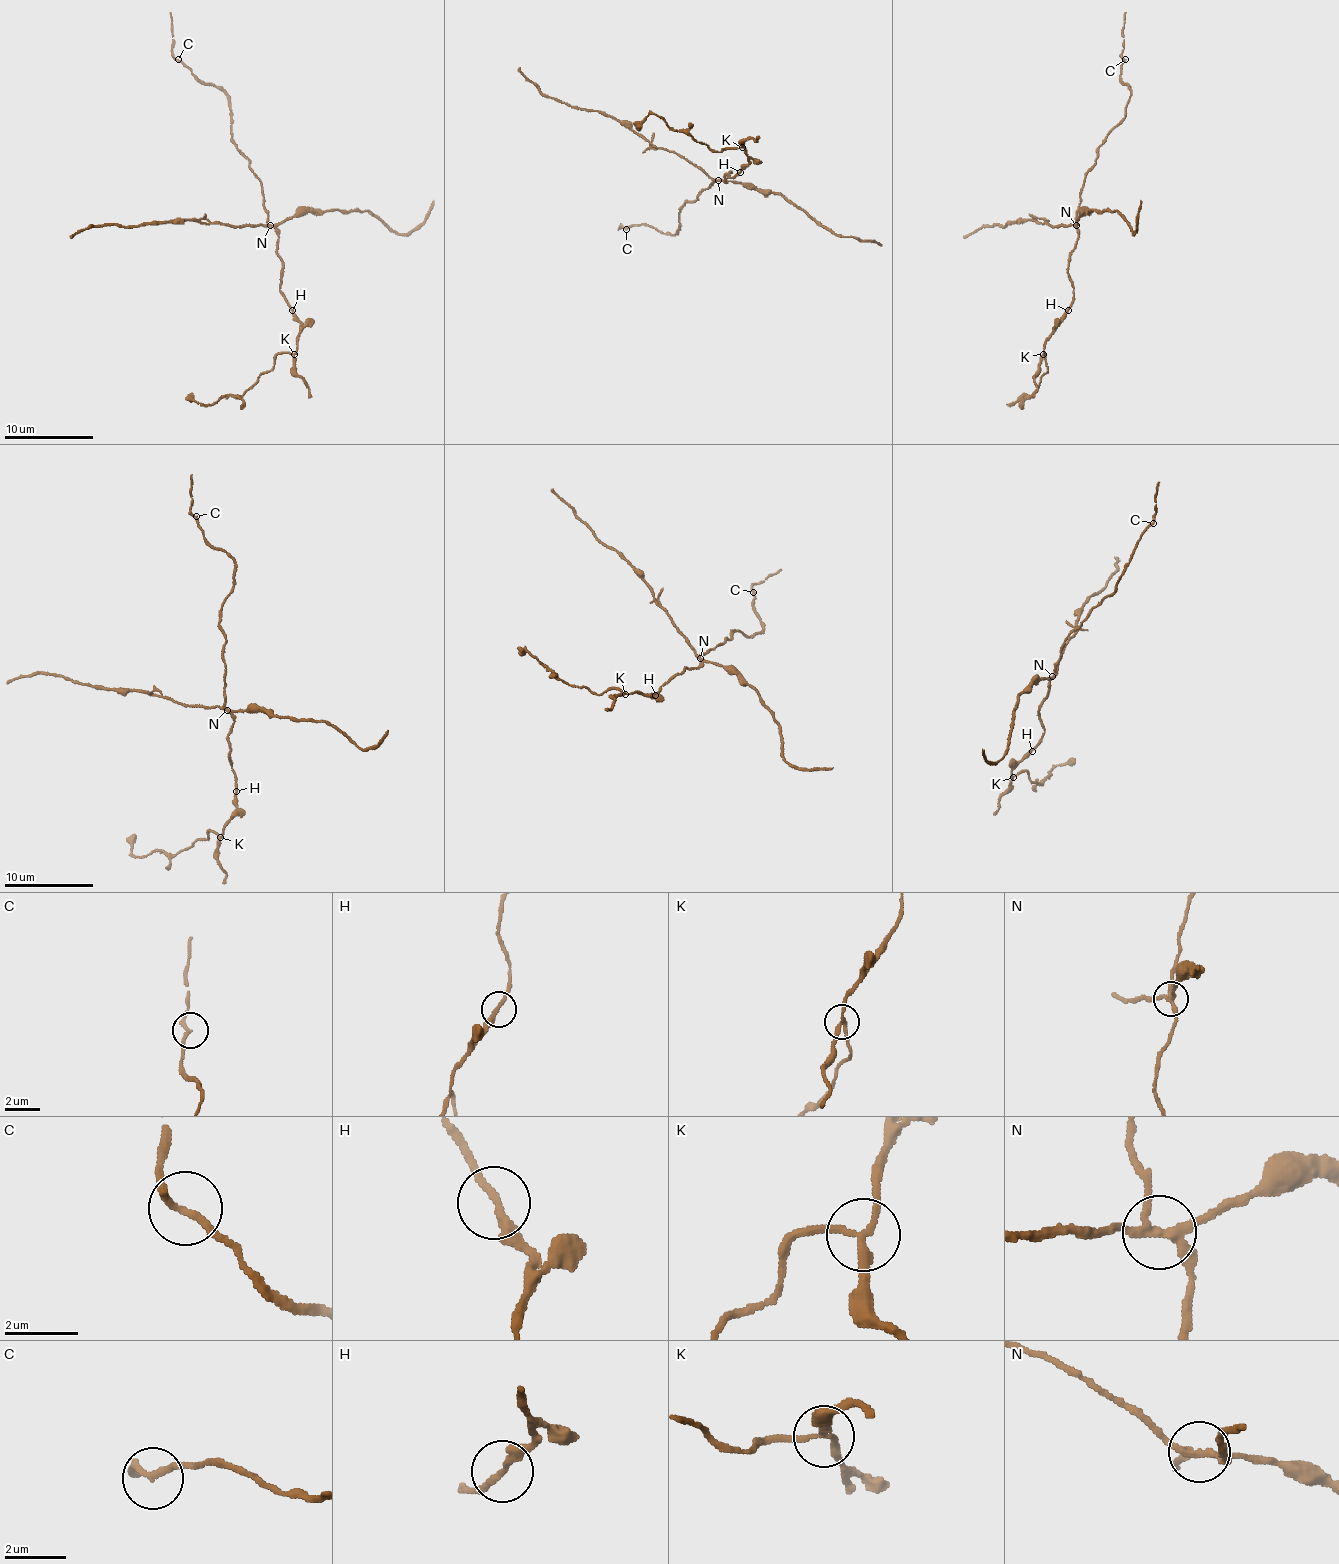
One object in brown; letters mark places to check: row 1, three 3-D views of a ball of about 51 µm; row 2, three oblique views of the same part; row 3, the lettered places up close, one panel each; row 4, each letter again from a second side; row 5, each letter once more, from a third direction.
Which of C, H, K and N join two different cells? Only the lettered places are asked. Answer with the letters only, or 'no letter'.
K, N

